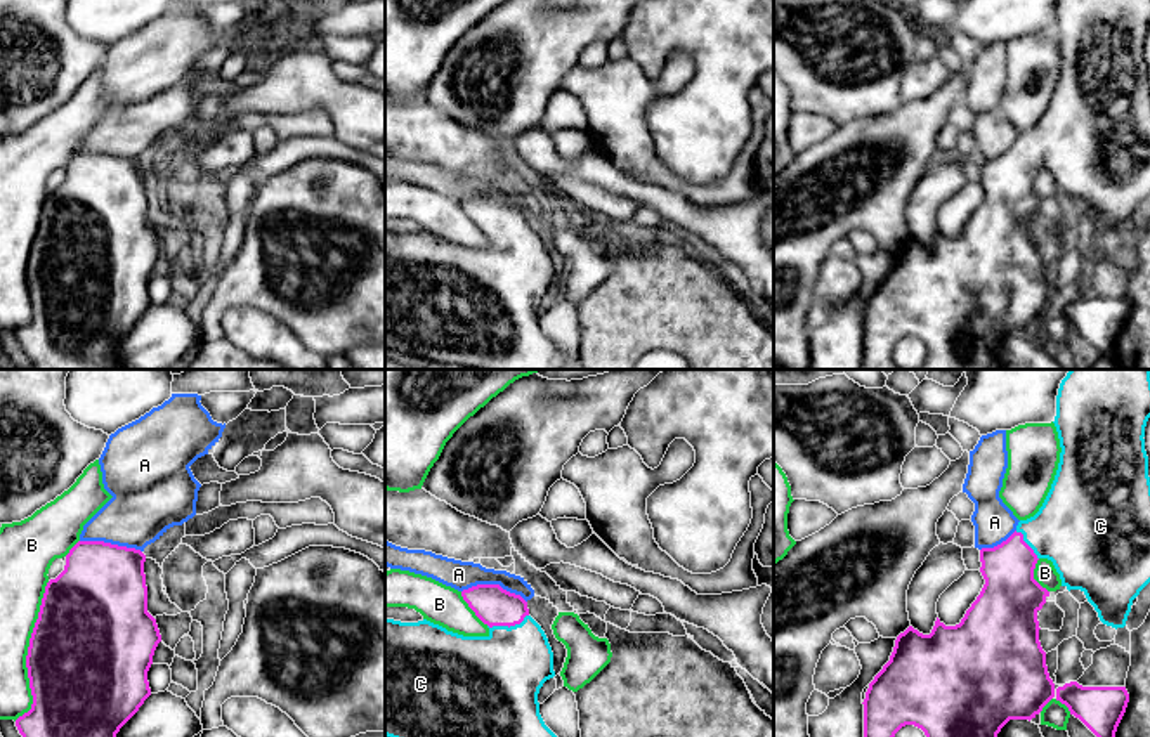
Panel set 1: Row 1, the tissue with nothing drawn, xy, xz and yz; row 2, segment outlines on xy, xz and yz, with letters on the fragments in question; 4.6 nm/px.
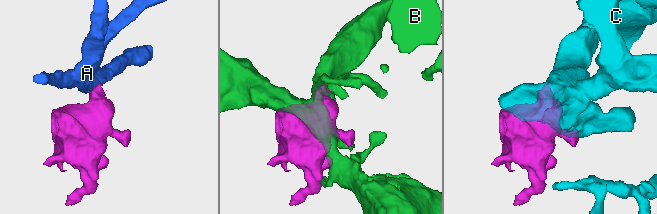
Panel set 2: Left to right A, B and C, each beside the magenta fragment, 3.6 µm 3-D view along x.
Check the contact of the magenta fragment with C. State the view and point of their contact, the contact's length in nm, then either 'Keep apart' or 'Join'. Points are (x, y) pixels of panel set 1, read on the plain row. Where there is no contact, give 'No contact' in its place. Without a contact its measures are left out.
Touches magenta at xz (507, 236). Shared border 200 nm. Join

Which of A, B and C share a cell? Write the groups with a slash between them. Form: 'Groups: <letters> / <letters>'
Groups: A / B / C

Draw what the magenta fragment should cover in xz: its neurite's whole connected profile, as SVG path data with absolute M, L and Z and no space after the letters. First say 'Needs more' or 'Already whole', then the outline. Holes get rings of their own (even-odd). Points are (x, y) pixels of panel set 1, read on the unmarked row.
Needs more. M477 196L463 212L489 239L487 248L463 248L427 231L385 231L385 347L441 364L472 369L562 369L565 357L545 336L538 305L555 288L553 264L541 238L529 227L527 213L500 196Z

